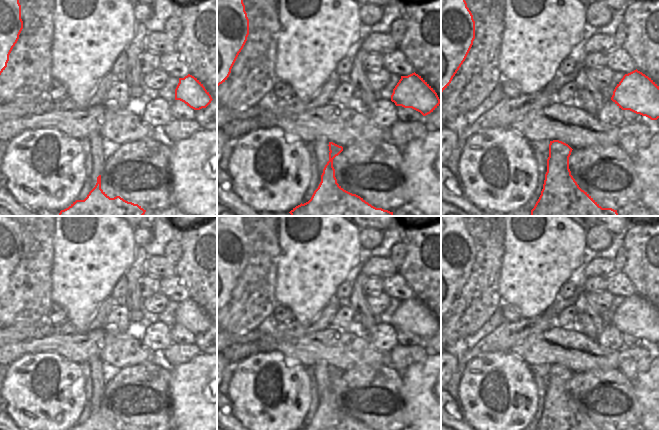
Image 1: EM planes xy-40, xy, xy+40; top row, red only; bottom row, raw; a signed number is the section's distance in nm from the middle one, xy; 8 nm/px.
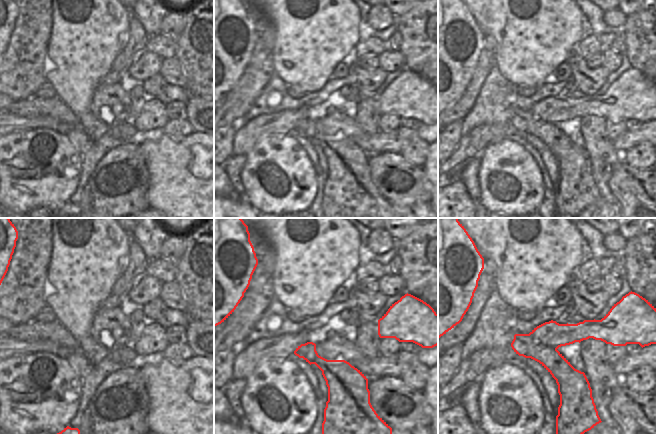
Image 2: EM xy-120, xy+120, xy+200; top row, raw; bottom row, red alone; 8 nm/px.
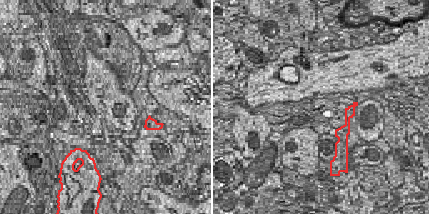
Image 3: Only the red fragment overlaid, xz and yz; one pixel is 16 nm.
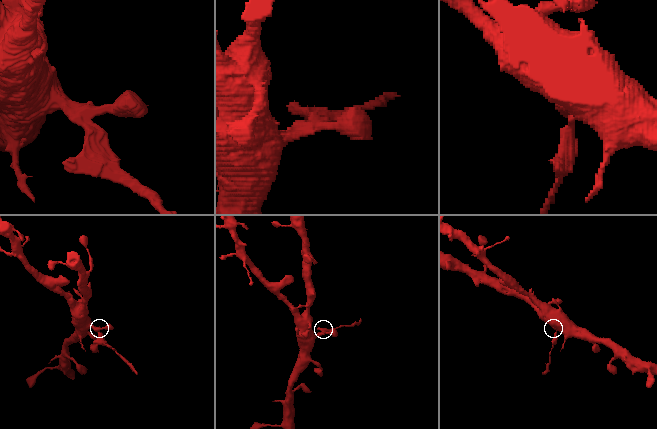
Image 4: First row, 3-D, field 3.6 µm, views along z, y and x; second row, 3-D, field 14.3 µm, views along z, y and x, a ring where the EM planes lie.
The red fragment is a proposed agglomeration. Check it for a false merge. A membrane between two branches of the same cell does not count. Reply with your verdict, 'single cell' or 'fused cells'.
fused cells

